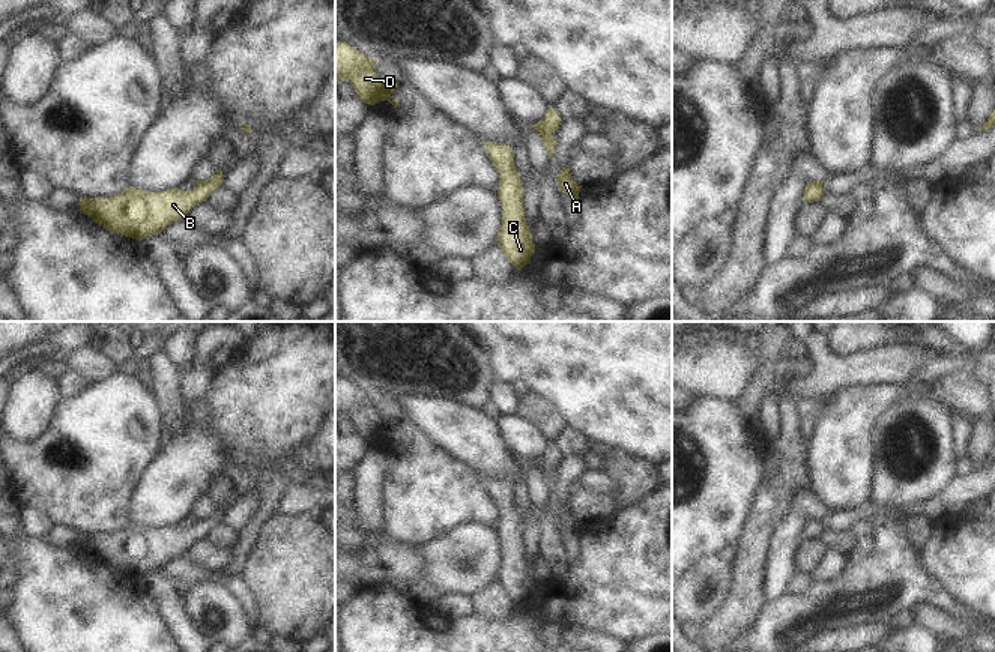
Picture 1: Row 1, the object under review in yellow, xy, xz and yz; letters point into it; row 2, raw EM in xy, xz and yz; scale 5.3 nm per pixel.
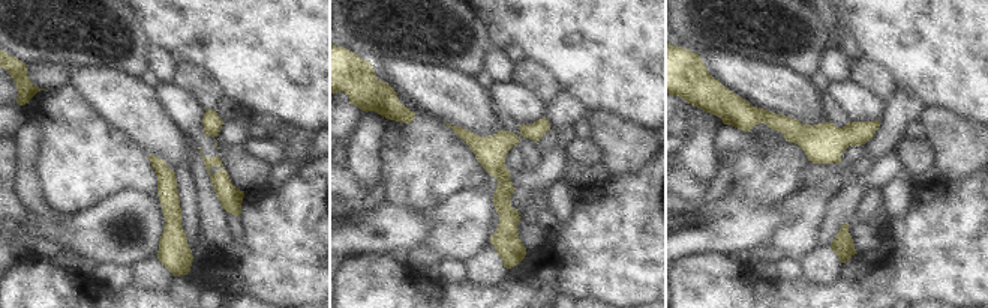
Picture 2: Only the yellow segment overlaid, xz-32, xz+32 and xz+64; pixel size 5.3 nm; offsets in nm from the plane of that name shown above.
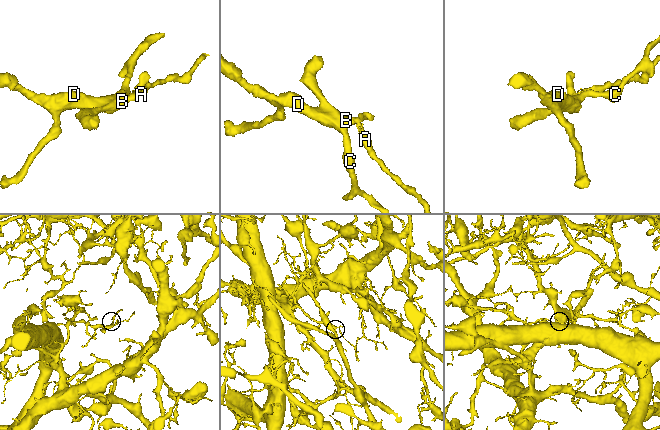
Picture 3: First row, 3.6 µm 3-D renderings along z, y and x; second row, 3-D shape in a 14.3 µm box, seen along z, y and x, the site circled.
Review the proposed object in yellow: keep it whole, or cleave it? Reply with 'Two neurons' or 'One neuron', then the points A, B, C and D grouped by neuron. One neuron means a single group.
Two neurons. Groups: A / B C D.

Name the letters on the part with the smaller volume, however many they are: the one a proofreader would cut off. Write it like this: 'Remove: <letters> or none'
Remove: A

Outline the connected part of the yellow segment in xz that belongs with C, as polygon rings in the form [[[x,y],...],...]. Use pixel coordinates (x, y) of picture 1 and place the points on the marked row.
[[[482,141],[487,156],[499,173],[499,203],[502,206],[502,227],[498,245],[505,258],[520,270],[531,263],[535,243],[525,218],[523,183],[514,167],[513,149],[496,141]]]

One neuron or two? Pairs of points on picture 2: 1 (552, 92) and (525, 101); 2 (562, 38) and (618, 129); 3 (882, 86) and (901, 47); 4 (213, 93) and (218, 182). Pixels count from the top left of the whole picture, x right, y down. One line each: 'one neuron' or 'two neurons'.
1: two neurons
2: two neurons
3: two neurons
4: two neurons

